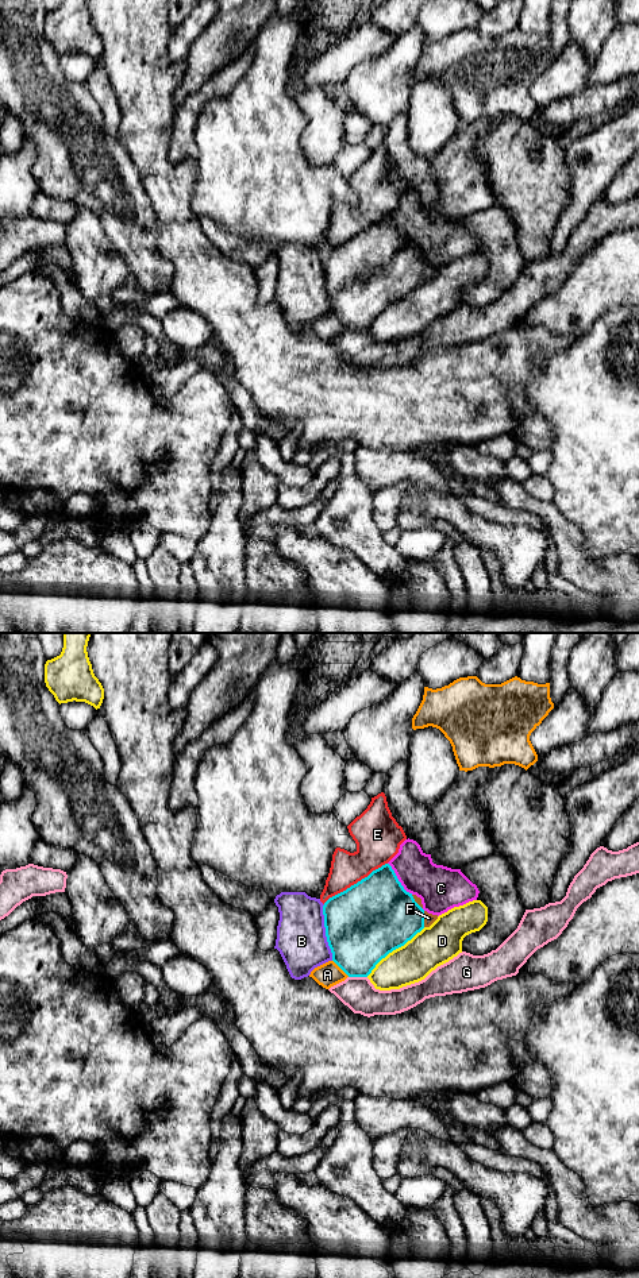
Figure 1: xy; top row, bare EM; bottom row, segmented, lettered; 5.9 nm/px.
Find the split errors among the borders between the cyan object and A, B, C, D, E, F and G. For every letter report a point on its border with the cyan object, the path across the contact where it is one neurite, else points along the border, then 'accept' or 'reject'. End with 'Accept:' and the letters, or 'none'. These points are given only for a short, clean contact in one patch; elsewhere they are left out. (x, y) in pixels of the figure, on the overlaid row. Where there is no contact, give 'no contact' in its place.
A: contact xy (341, 968); reject
B: contact xy (326, 933); reject
C: contact xy (397, 880); reject
D: contact xy (395, 949); reject
E: contact xy (354, 884); reject
F: contact xy (423, 919); way xy (381, 917), (423, 919), (428, 918); accept
G: contact xy (358, 976); reject
Accept: F

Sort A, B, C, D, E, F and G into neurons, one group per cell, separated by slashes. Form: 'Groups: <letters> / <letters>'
Groups: A / B / C / D / E / F / G

